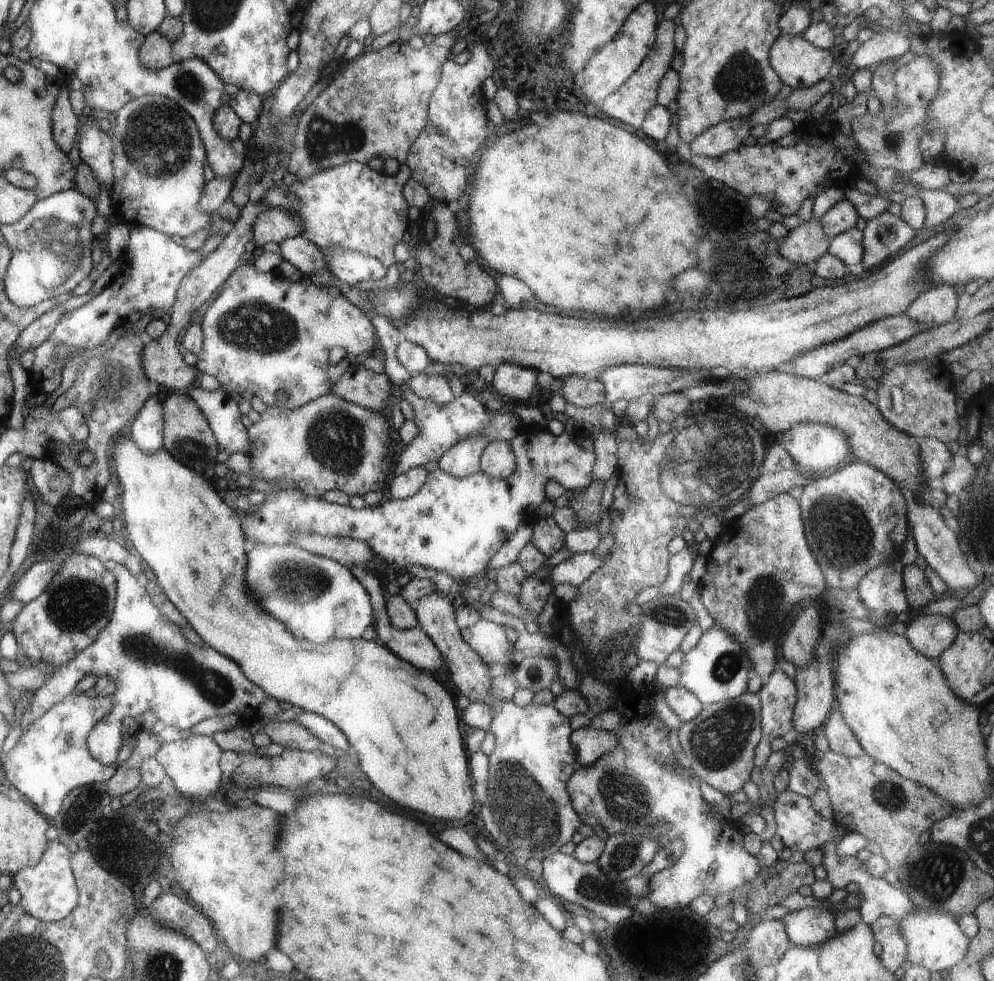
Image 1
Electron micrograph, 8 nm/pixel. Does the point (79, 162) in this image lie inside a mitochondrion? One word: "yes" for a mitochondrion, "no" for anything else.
no

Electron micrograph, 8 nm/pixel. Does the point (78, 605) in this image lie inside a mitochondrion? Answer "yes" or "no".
yes

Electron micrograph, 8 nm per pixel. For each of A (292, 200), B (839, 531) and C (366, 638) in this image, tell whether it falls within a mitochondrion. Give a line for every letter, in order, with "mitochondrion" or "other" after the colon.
A: mitochondrion
B: mitochondrion
C: other

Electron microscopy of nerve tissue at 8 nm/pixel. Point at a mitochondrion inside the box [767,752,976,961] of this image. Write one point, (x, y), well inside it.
(943, 871)

